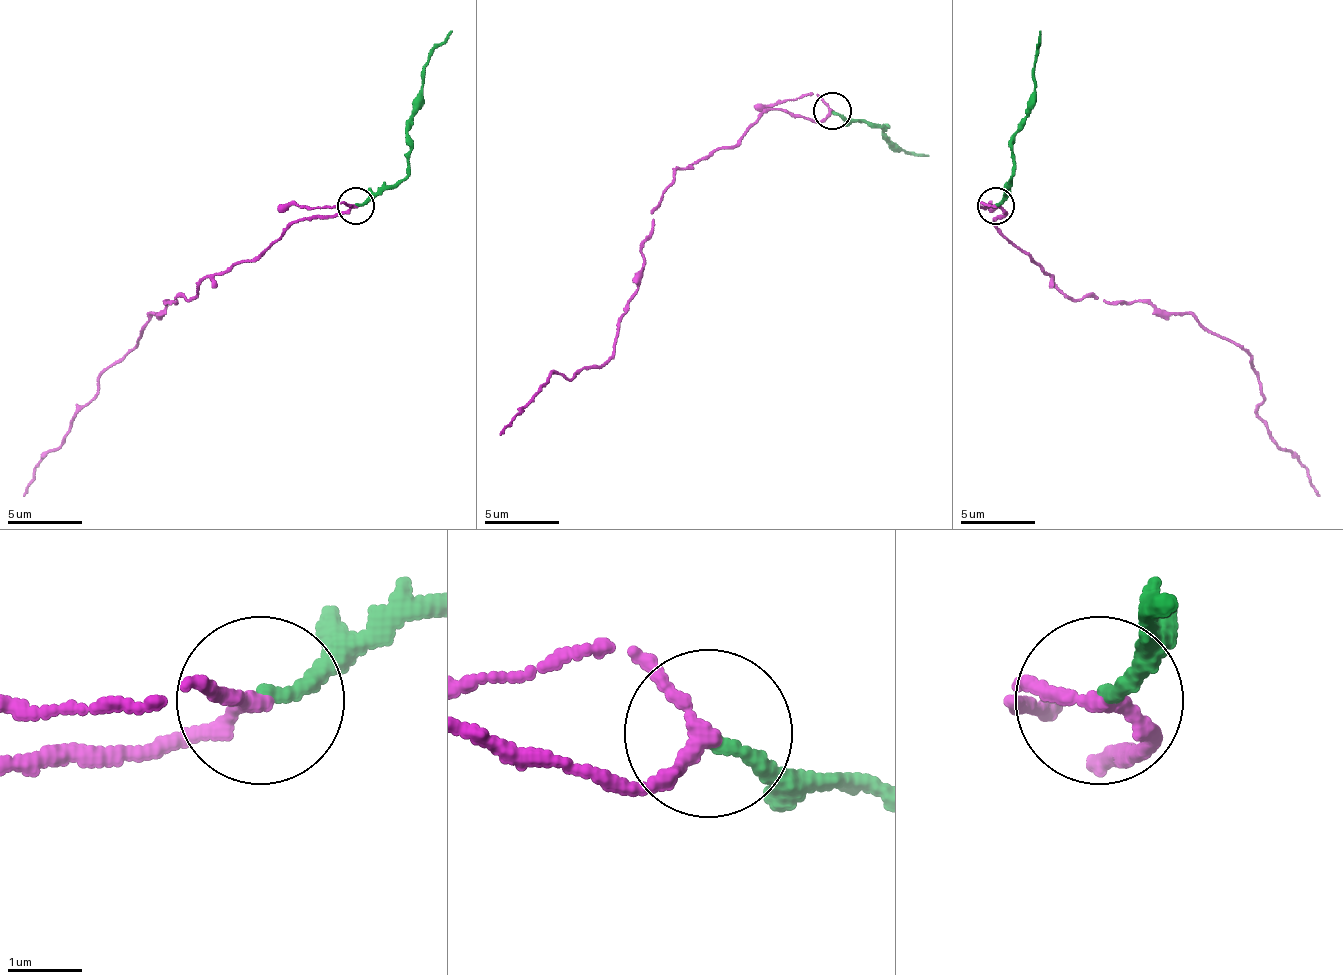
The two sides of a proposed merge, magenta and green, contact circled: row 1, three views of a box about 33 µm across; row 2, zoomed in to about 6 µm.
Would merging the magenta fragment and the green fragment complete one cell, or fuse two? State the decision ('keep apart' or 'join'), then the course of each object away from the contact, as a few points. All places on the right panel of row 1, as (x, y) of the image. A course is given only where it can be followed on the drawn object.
join; course magenta (996, 207), (992, 222), (1074, 300), (1141, 300), (1235, 341), (1261, 382), (1257, 412), (1320, 497); course green (996, 207), (1011, 173), (1011, 136), (1033, 91), (1033, 65), (1041, 32)

